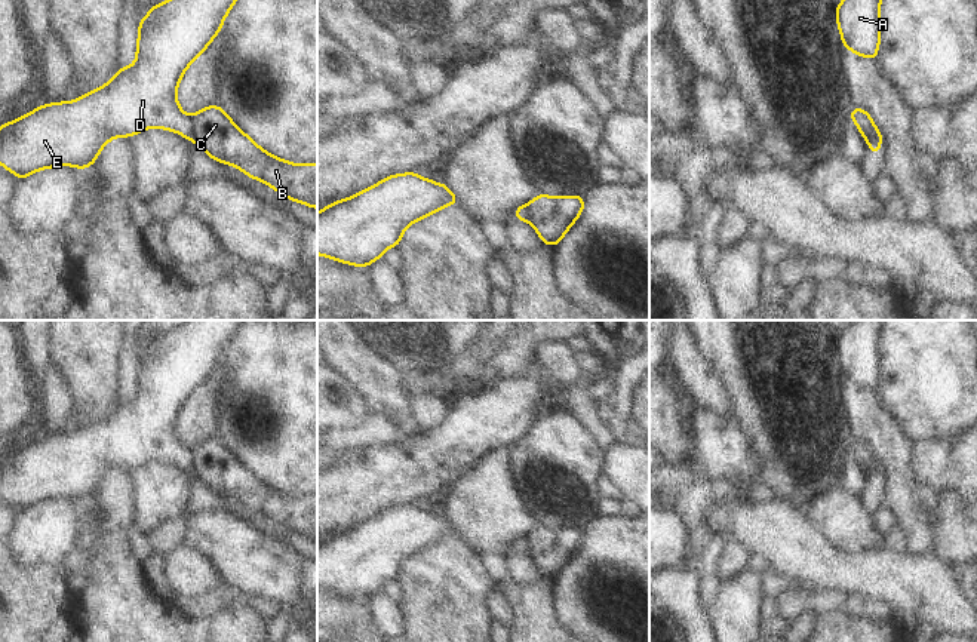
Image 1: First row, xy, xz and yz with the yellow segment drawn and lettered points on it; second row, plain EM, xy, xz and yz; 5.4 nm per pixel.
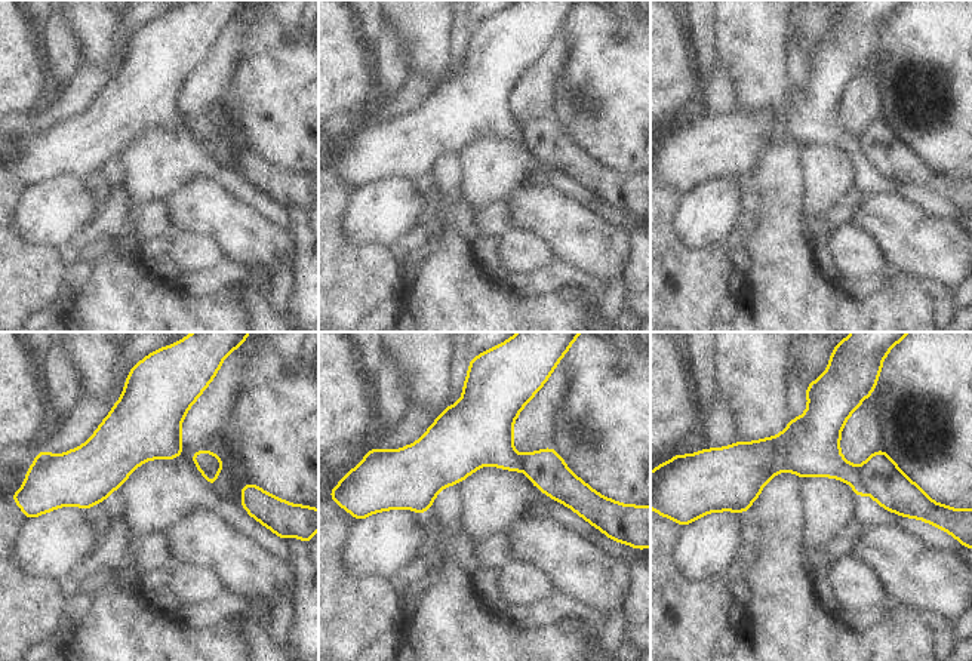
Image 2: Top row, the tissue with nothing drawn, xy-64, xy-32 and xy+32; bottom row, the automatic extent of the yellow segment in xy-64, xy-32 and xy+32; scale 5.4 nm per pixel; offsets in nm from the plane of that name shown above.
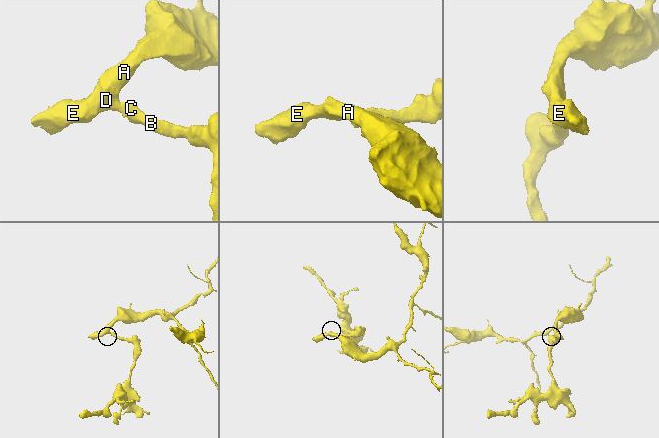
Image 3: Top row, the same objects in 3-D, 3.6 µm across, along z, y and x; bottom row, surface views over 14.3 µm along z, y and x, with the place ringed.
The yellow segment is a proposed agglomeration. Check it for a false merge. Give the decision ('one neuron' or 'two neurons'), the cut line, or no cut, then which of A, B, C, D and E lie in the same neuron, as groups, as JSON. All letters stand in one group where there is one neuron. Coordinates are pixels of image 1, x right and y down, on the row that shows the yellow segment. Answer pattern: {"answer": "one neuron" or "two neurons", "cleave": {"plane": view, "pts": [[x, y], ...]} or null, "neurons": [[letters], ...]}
{"answer": "two neurons", "cleave": {"plane": "xy", "pts": [[191, 117], [197, 141]]}, "neurons": [["A", "D", "E"], ["B", "C"]]}

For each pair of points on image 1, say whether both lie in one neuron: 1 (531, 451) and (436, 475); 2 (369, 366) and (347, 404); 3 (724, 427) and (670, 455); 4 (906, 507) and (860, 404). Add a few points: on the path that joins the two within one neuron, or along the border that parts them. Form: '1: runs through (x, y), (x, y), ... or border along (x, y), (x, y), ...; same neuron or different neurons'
1: border along (532, 426), (506, 449); different neurons
2: border along (332, 366), (356, 386), (372, 411); different neurons
3: border along (691, 409), (693, 442), (690, 457); different neurons
4: runs through (900, 482), (893, 449), (878, 429); same neuron

